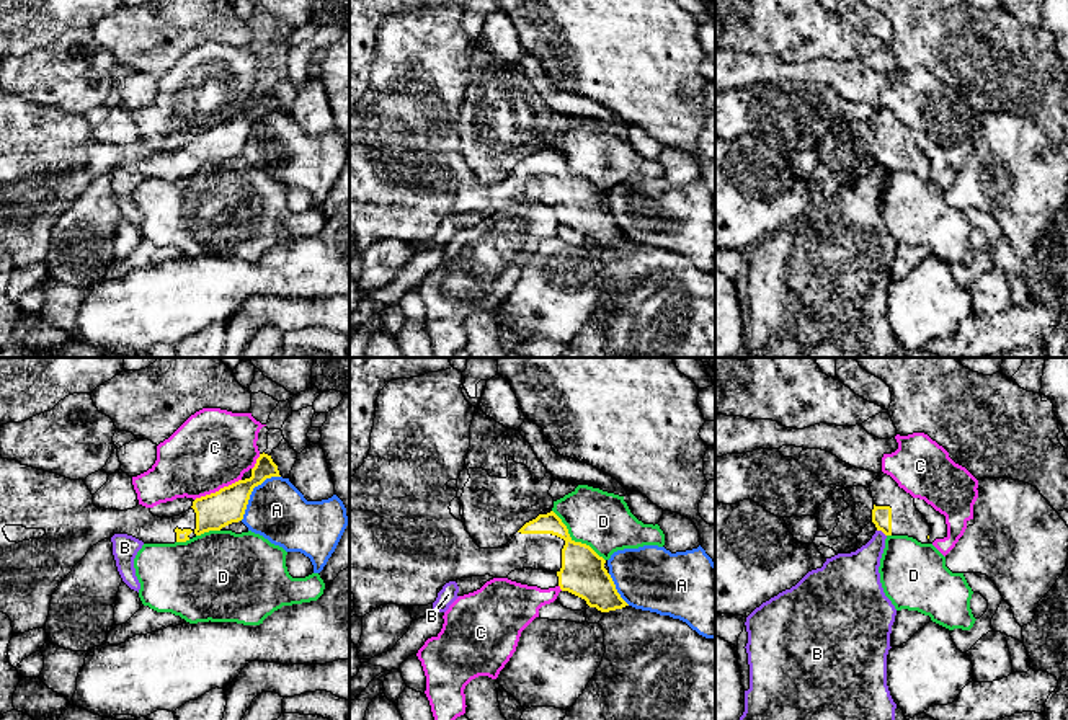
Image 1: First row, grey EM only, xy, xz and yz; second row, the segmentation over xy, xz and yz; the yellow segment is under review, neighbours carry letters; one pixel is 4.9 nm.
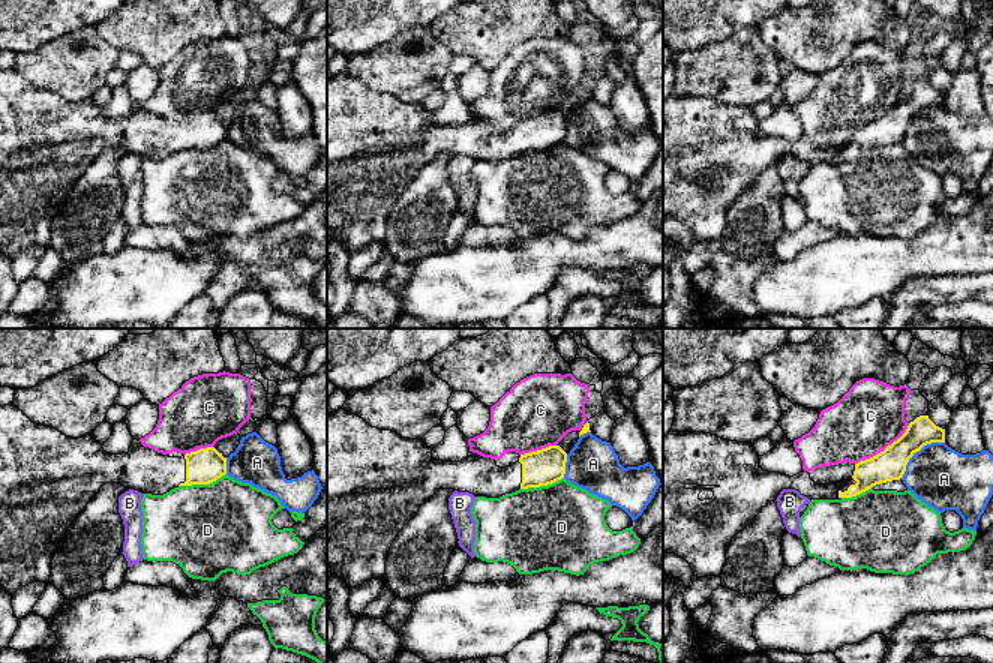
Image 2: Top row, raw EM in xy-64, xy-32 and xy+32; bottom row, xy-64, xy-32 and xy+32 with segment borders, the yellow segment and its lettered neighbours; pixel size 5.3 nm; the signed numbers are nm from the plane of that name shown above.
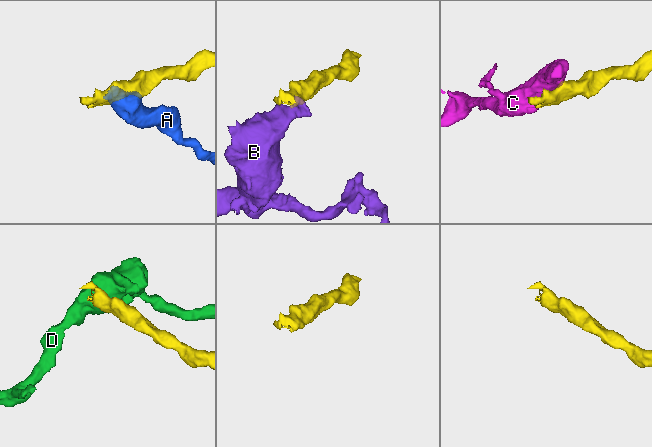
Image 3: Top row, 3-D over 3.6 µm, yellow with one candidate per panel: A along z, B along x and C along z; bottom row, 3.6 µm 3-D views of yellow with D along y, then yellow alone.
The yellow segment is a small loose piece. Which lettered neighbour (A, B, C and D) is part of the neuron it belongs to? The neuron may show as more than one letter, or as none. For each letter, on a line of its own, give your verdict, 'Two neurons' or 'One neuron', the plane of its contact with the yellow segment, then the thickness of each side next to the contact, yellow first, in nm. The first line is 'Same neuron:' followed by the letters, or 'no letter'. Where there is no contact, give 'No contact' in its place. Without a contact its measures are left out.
Same neuron: no letter
A: Two neurons. Touches yellow in xy. Thickness 180 nm (yellow) against 300 nm
B: Two neurons. Touches yellow in yz. Thickness 100 nm (yellow) against 220 nm
C: Two neurons. Touches yellow in xy. Thickness 180 nm (yellow) against 380 nm
D: Two neurons. Touches yellow in xz. Thickness 220 nm (yellow) against 280 nm

